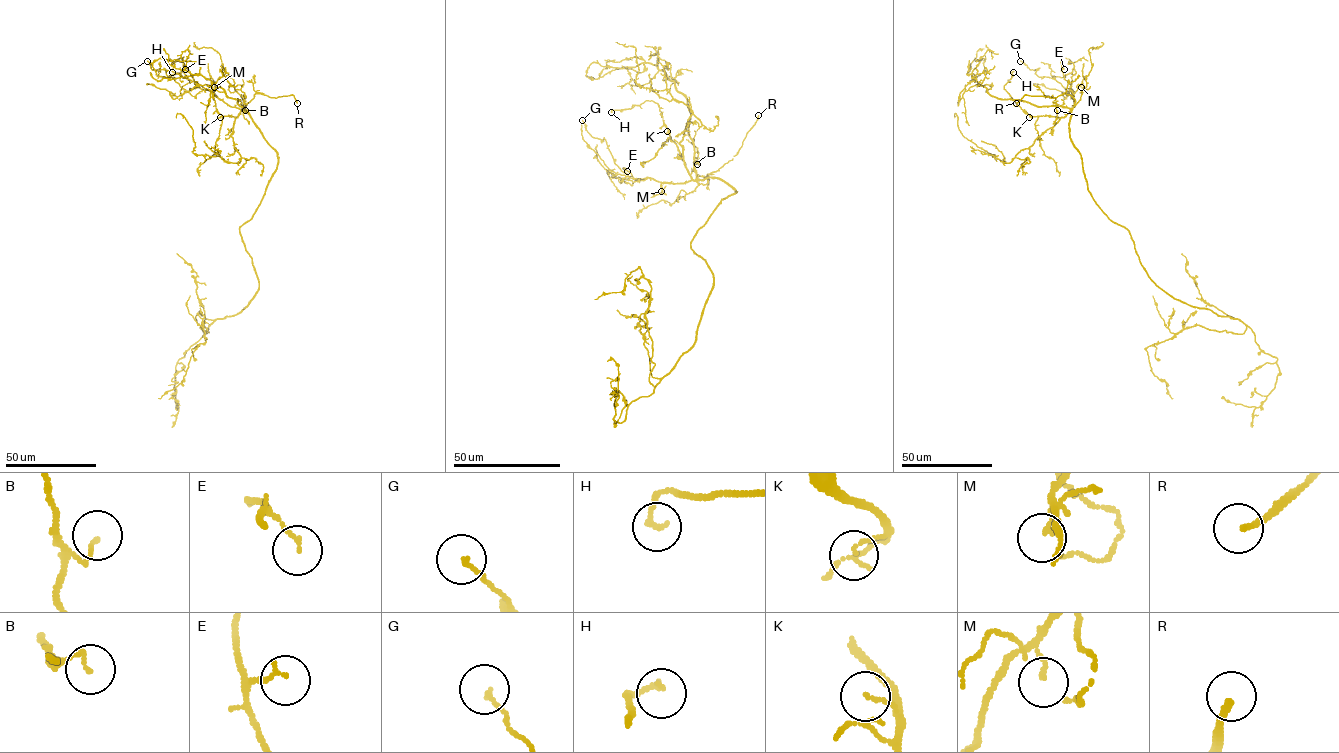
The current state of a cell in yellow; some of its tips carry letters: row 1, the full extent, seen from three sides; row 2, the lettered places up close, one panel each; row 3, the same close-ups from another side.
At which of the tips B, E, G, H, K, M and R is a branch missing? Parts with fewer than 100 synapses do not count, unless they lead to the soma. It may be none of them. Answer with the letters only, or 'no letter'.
R

